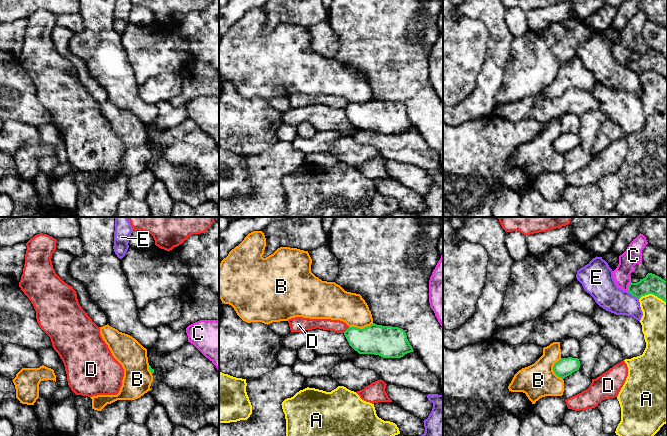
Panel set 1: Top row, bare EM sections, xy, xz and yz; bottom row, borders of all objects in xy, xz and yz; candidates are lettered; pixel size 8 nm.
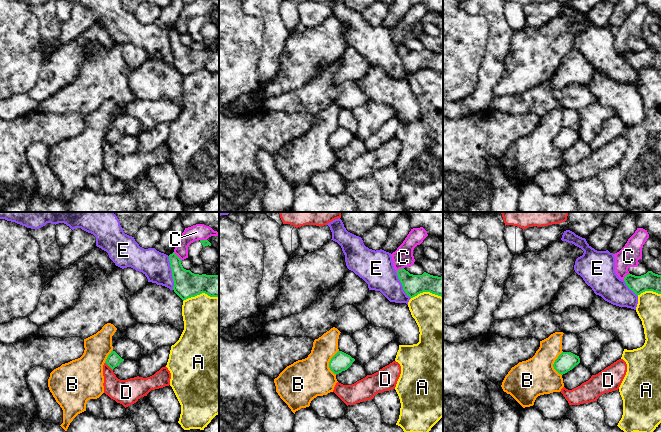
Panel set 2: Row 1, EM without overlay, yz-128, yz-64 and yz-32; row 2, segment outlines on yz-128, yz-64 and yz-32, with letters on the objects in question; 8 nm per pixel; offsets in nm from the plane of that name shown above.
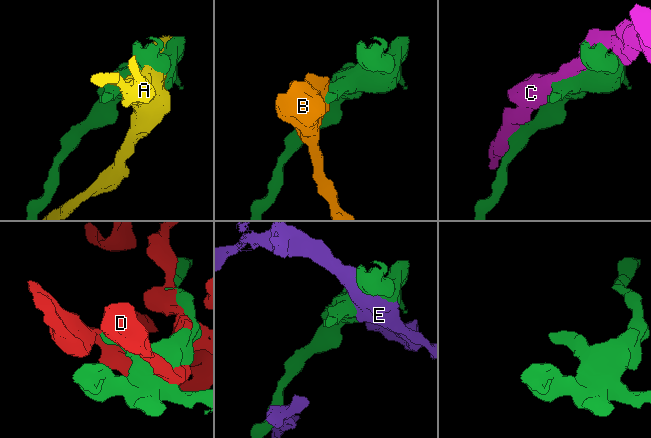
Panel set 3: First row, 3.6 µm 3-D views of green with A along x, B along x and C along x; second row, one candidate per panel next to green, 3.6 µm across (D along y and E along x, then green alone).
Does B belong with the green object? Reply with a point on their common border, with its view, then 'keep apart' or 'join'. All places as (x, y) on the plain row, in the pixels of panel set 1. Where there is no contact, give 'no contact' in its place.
xz (361, 105) | keep apart

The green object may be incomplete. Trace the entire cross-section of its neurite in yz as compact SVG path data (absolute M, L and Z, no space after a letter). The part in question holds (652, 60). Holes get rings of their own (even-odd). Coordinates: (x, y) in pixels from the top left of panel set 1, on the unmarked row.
M648 49L637 59L631 58L628 62L628 68L638 75L653 70L667 79L667 57L652 49Z

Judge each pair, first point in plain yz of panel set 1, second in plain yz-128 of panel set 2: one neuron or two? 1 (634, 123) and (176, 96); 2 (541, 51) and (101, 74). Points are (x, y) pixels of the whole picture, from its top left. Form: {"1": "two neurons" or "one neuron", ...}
{"1": "one neuron", "2": "two neurons"}

